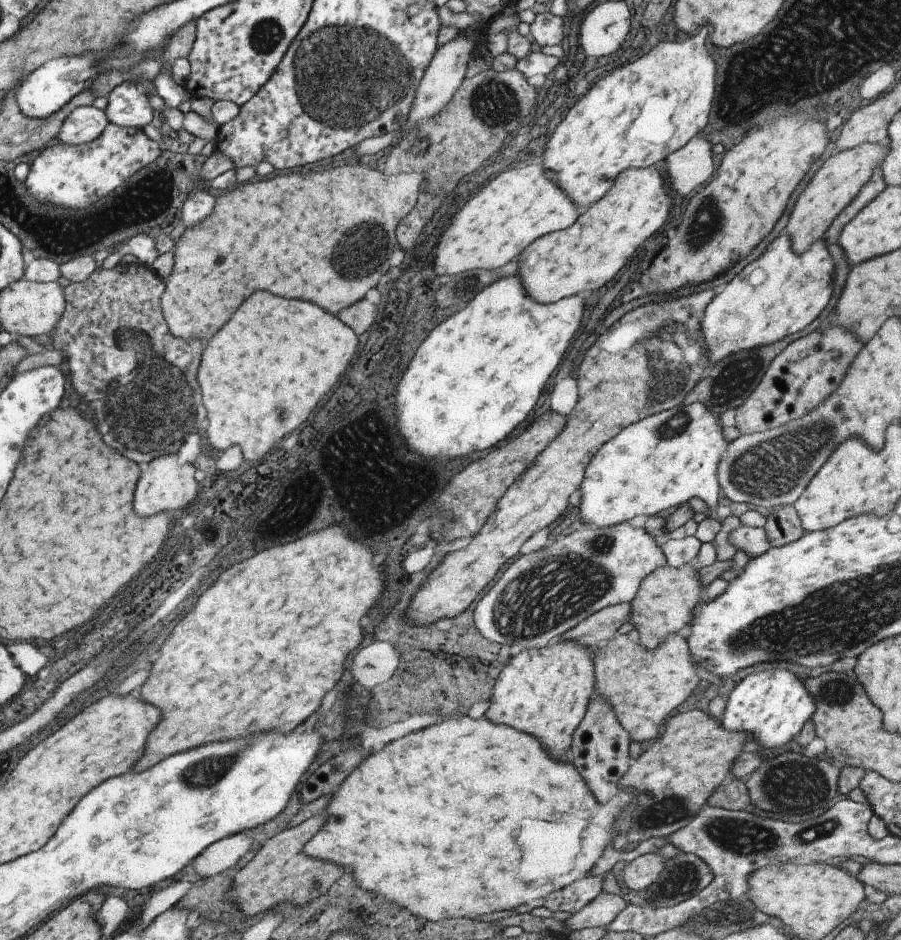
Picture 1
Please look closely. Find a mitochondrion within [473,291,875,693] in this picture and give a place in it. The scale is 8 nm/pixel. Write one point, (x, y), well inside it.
(557, 589)

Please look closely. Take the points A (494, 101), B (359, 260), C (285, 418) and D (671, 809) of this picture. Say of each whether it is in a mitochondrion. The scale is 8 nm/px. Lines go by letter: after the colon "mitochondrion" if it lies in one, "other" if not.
A: mitochondrion
B: mitochondrion
C: mitochondrion
D: mitochondrion

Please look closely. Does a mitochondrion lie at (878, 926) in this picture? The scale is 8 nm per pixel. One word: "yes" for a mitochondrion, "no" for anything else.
no

